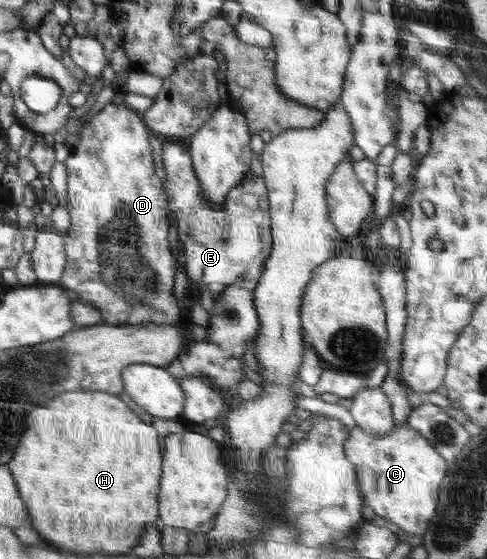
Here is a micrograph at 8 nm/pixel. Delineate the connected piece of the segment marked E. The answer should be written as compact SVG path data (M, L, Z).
M162 141L162 168L165 169L165 193L171 216L177 225L179 241L186 247L186 273L198 291L203 286L223 286L253 278L259 280L269 258L271 219L268 191L263 177L249 172L241 186L229 190L223 208L211 208L199 192L193 172L191 153L177 141Z

